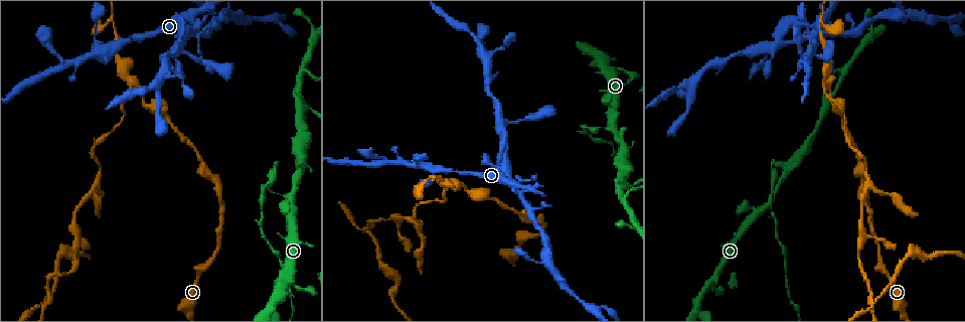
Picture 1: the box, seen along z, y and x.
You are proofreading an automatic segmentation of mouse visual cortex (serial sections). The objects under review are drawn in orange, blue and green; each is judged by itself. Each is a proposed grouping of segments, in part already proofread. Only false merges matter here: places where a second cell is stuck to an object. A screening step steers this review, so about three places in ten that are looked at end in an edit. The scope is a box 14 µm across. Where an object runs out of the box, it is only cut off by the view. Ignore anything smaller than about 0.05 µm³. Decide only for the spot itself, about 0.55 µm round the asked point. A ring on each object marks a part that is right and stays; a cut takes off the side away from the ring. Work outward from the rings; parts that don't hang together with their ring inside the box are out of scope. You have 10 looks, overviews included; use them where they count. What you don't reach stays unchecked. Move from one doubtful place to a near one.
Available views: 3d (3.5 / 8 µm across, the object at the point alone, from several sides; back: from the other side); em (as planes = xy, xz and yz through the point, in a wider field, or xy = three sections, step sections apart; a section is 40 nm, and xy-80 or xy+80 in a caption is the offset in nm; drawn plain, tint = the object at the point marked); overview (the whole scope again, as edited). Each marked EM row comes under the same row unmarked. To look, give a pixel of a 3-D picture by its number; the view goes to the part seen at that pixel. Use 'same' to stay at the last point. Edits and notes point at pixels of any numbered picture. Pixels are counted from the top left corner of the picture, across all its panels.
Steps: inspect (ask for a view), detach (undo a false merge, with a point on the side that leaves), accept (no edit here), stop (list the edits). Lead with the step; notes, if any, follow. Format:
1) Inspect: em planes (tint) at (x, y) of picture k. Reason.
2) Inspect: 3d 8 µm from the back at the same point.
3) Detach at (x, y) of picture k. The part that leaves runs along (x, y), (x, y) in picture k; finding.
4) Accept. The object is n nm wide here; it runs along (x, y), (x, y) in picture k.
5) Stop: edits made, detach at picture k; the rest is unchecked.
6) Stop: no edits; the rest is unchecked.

Inspect: 3d 8 µm at (607, 71) of picture 1. Abrupt turn.

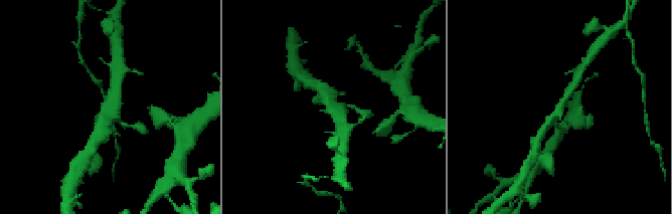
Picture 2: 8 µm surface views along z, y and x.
Inspect: em xy step 1 (tint) at (560, 113) of picture 2. Shape alone is not enough.

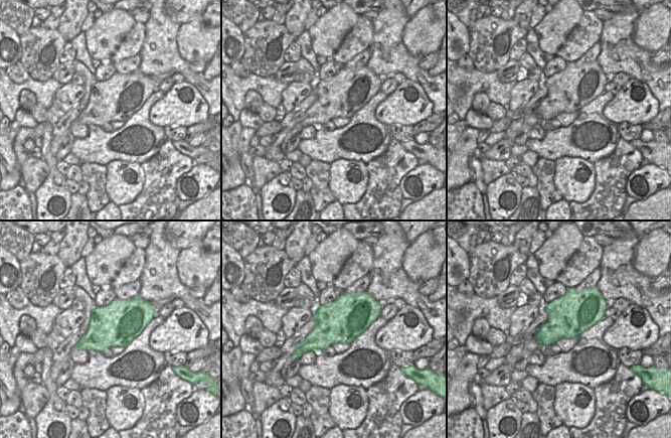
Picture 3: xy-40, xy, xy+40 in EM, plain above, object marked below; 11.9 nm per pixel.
Accept. It runs along (571, 87), (559, 111), (541, 134) in picture 2; one cell here.

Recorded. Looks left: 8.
Inspect: 3d 8 µm at (823, 83) of picture 1. Abrupt turn.

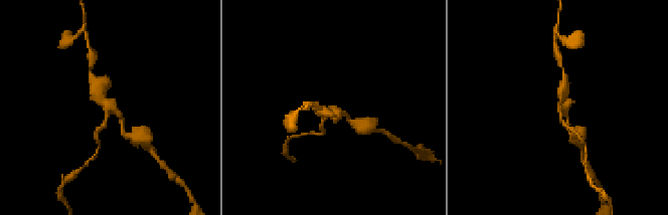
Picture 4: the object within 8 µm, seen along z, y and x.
Inspect: em xy step 5 (tint) at (108, 106) of picture 4. 3 arms meet here; the arms are 150, 150, 350 nm wide.

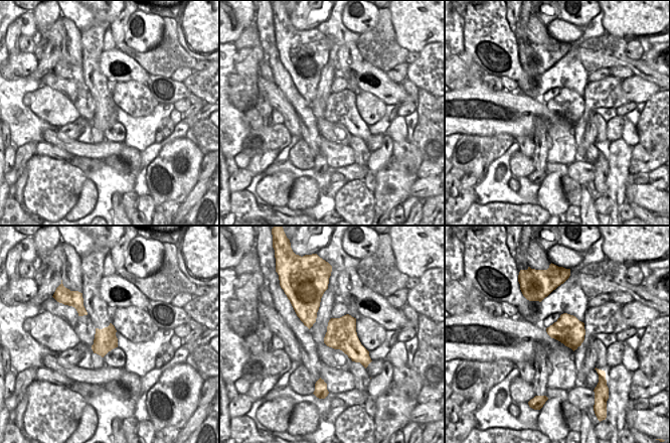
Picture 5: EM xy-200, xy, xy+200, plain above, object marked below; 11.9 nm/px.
Detach at (98, 130) of picture 4. The part that leaves runs along (106, 117), (96, 136), (98, 148) in picture 4; a second cell is stuck on.

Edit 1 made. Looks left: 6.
Inspect: 3d 3.5 µm from the back at (907, 13) of picture 1. Abrupt turn.

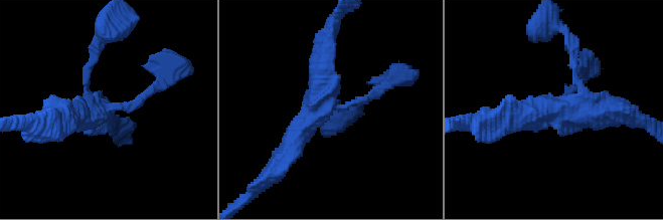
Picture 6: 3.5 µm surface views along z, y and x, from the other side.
Inspect: em planes (tint) at (321, 100) of picture 6. Shape alone is not enough.

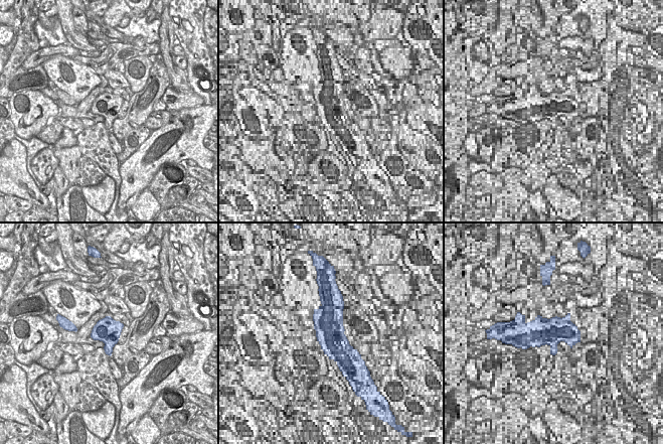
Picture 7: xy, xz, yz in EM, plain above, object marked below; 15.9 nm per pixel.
Accept. It runs along (329, 36), (320, 100), (286, 155) in picture 6; all the same cell.

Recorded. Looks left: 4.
Inspect: 3d 3.5 µm at (601, 305) of picture 1. Three-way junction.

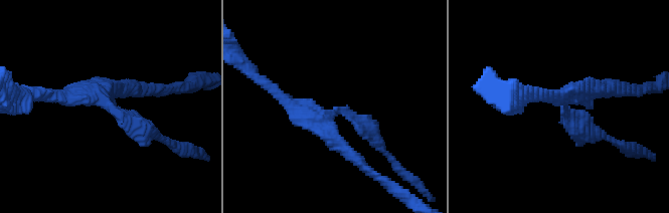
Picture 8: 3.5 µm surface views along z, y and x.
Inspect: em xy step 5 (tint) at (563, 106) of picture 8. 3 arms meet here; the arms are 200, 250, 250 nm wide; shape alone is not enough.

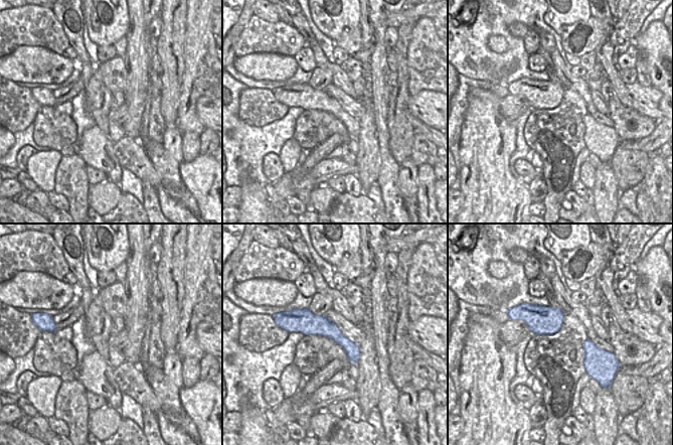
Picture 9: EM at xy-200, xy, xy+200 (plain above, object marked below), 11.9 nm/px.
Accept. The object is 240 nm wide here; it runs along (278, 94), (315, 118), (342, 110), (379, 146) in picture 8; one cell here.

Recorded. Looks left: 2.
Stop: edits made, detach at picture 4; the rest is unchecked.

